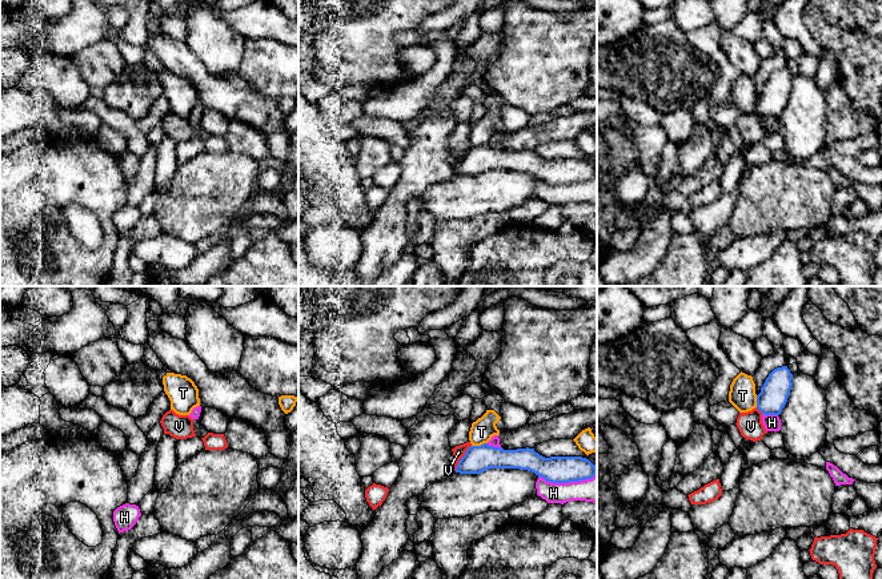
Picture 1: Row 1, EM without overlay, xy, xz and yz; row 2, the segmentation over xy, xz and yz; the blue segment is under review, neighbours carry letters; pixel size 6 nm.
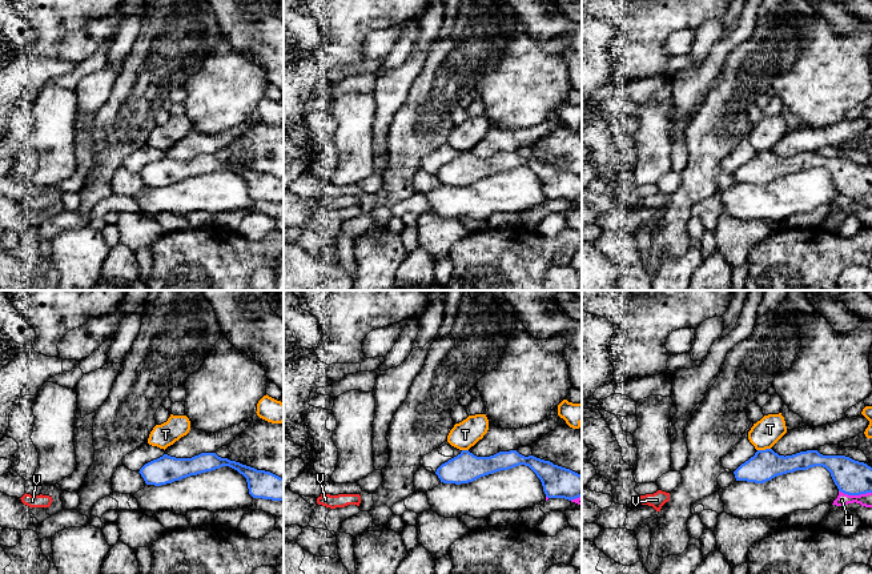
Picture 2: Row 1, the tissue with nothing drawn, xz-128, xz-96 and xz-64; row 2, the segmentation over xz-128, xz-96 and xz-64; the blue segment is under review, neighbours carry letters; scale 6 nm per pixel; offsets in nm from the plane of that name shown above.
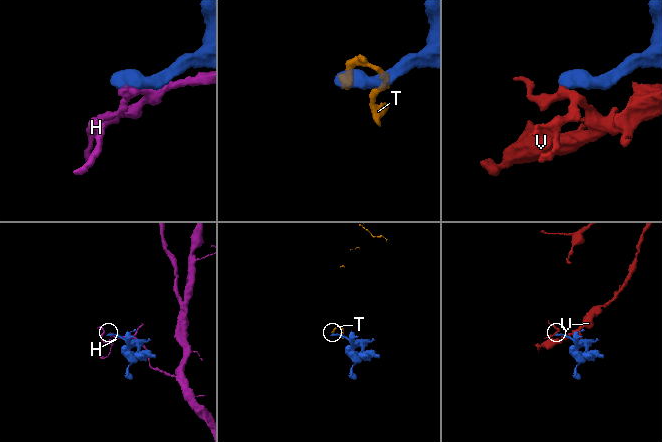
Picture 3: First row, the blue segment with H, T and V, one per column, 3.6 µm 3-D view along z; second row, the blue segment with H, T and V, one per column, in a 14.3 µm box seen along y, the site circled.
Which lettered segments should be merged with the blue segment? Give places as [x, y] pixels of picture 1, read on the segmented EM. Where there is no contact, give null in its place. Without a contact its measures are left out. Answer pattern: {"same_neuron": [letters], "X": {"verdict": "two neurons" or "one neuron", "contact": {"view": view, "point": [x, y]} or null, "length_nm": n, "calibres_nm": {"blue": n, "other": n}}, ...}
{"same_neuron": [], "H": {"verdict": "two neurons", "contact": {"view": "xz", "point": [566, 482]}, "length_nm": 360, "calibres_nm": {"blue": 160, "other": 150}}, "T": {"verdict": "two neurons", "contact": {"view": "xz", "point": [478, 446]}, "length_nm": 100, "calibres_nm": {"blue": 160, "other": 140}}, "V": {"verdict": "two neurons", "contact": {"view": "xz", "point": [461, 458]}, "length_nm": 190, "calibres_nm": {"blue": 160, "other": 80}}}

